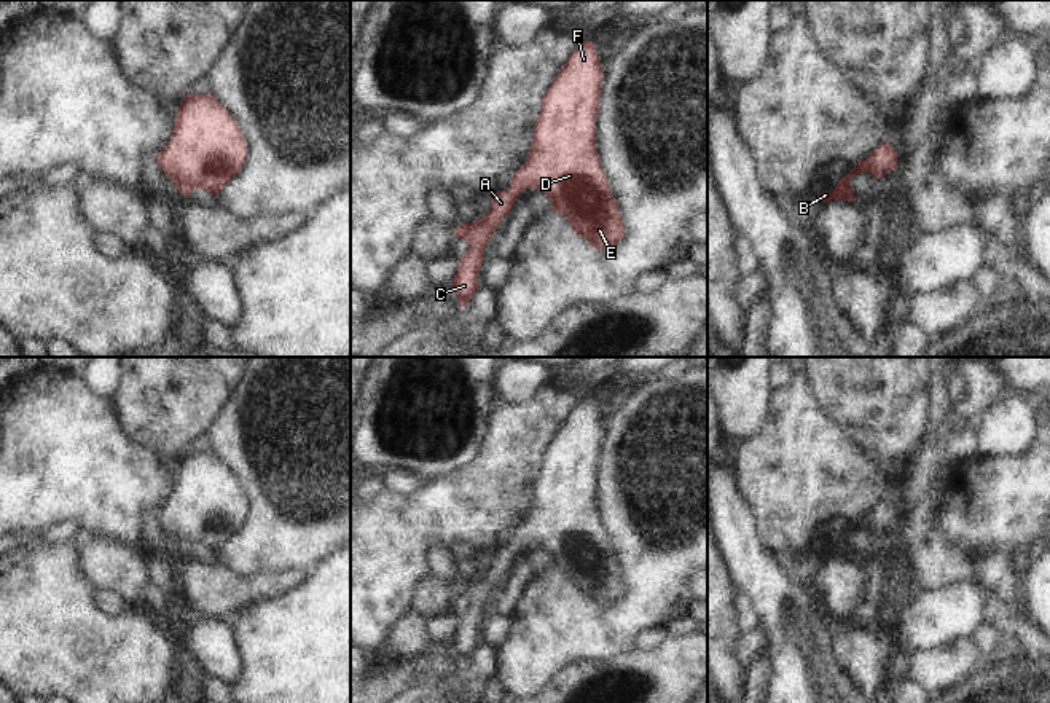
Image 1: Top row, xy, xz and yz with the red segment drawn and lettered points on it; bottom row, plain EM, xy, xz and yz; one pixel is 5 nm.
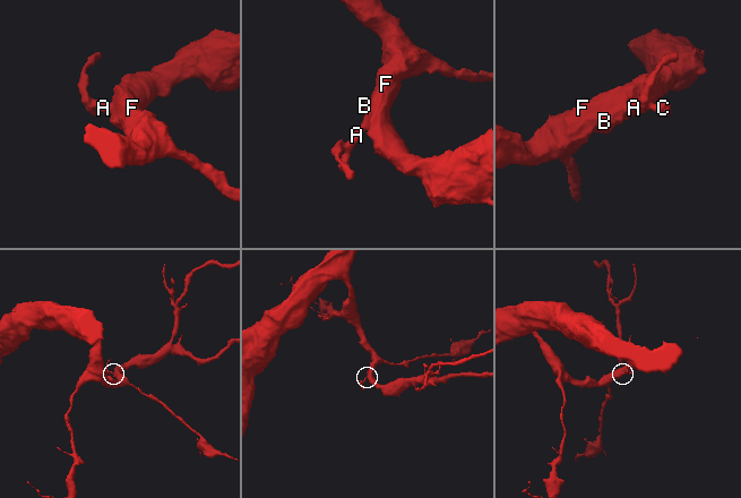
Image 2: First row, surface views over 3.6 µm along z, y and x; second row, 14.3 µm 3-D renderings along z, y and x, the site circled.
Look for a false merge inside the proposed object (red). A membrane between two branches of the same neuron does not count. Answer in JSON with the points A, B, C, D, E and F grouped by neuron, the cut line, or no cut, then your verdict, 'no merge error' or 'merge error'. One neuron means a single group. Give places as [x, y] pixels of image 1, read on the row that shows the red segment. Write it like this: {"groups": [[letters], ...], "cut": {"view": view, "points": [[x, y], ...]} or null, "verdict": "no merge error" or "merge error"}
{"groups": [["A", "B", "C", "D", "E", "F"]], "cut": null, "verdict": "no merge error"}

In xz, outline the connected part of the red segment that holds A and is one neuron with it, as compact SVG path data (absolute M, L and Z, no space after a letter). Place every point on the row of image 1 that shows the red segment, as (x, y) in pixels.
M580 38L578 48L567 57L542 97L527 161L513 172L513 180L507 190L496 191L491 209L481 220L462 223L454 231L456 238L468 244L467 253L459 258L460 265L451 284L460 306L465 306L478 290L478 271L484 263L483 252L489 238L502 218L511 212L516 198L527 188L547 194L551 199L551 209L562 214L569 226L593 247L609 249L625 238L621 214L596 153L596 118L602 78L604 70L597 51L591 41Z

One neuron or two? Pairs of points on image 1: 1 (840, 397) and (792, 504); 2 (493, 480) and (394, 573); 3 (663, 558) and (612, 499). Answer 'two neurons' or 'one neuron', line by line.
1: two neurons
2: one neuron
3: one neuron

